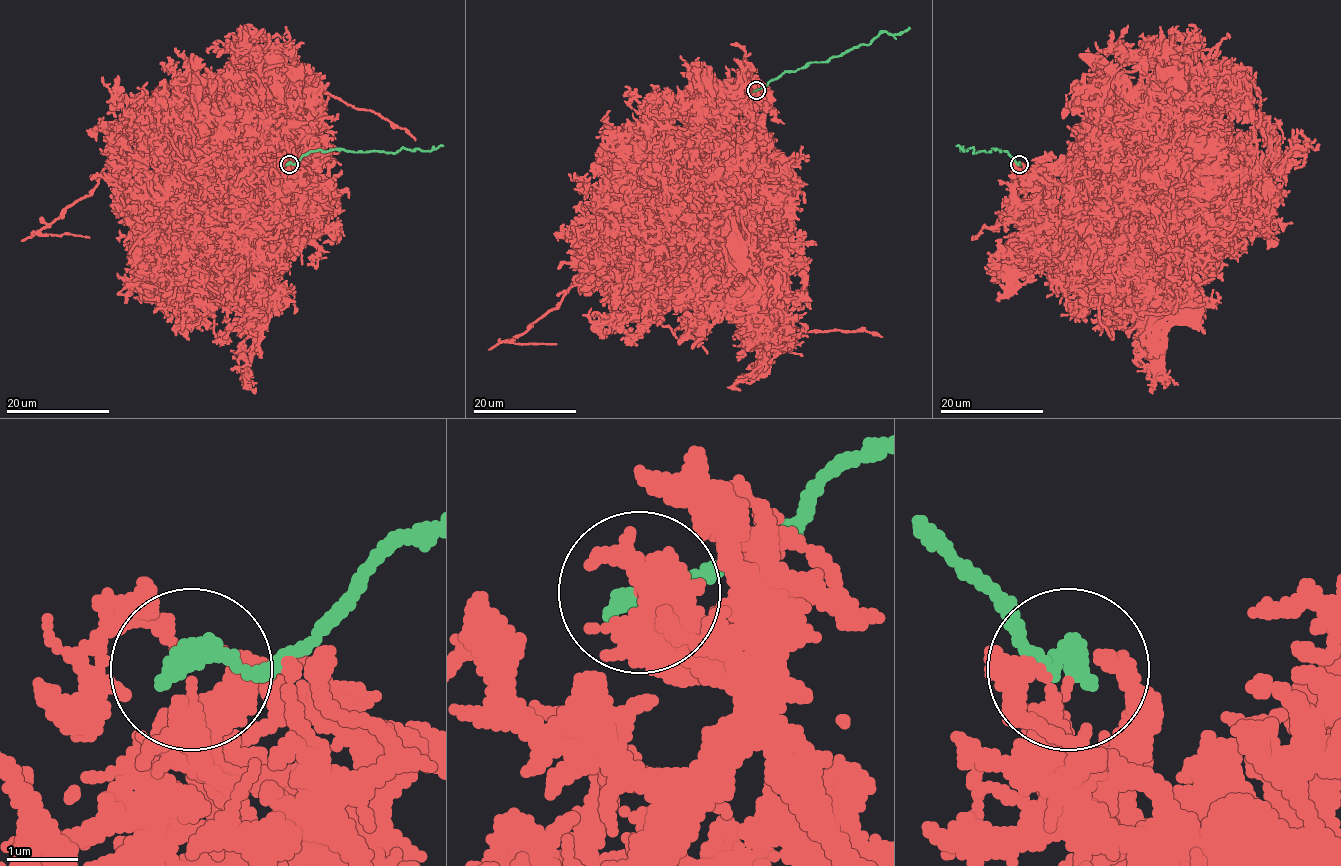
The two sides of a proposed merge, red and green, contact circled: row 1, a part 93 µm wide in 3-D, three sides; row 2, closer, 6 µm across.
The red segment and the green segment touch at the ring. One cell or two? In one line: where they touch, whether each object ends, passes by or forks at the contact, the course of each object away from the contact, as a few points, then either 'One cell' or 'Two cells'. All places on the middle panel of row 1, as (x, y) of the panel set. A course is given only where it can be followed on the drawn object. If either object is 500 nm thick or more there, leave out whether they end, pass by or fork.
Place: (756, 90). At the ring red passes by. At the ring green ends. Course of red: (755, 90), (752, 126), (736, 142), (734, 152), (687, 198). Course of green: (755, 89), (785, 71), (803, 69), (811, 62), (826, 62), (869, 44), (883, 31), (897, 34), (910, 29). Two cells

